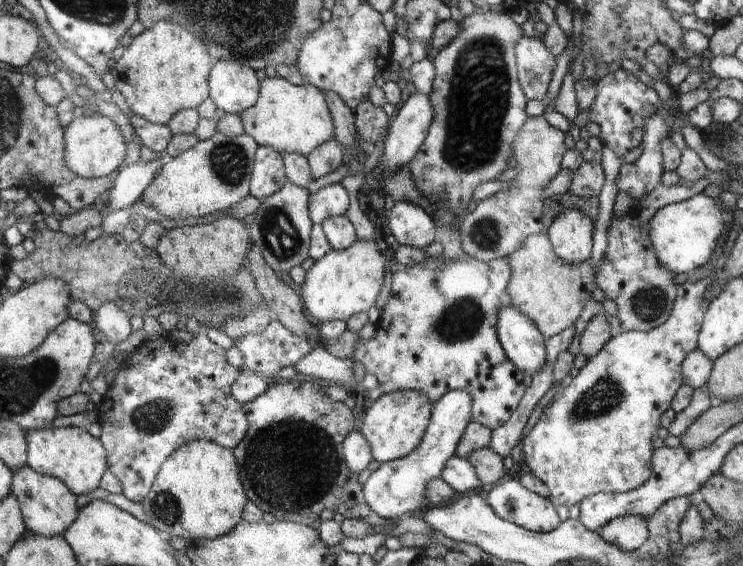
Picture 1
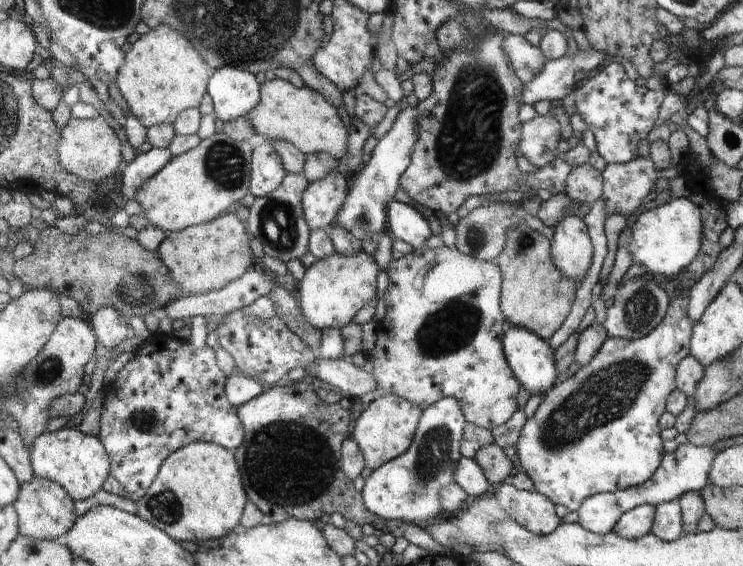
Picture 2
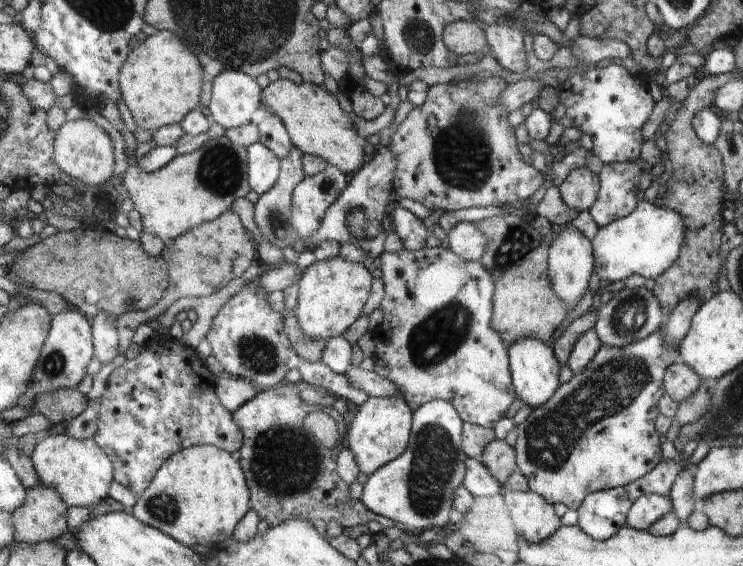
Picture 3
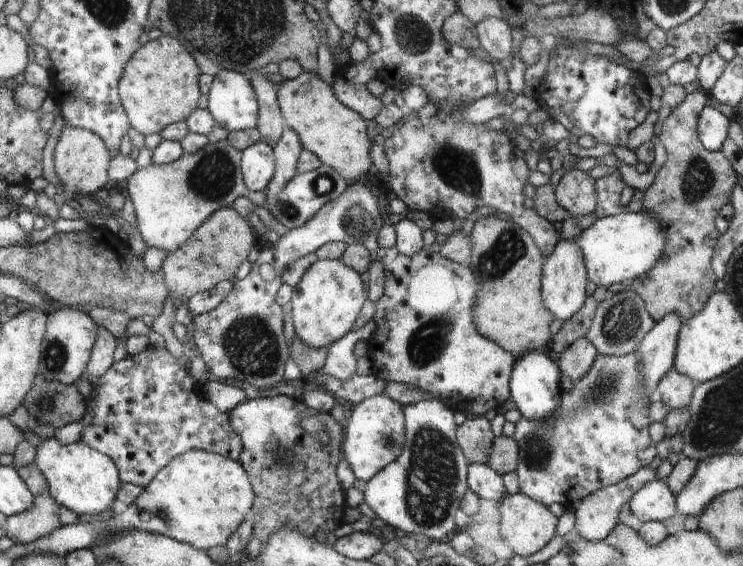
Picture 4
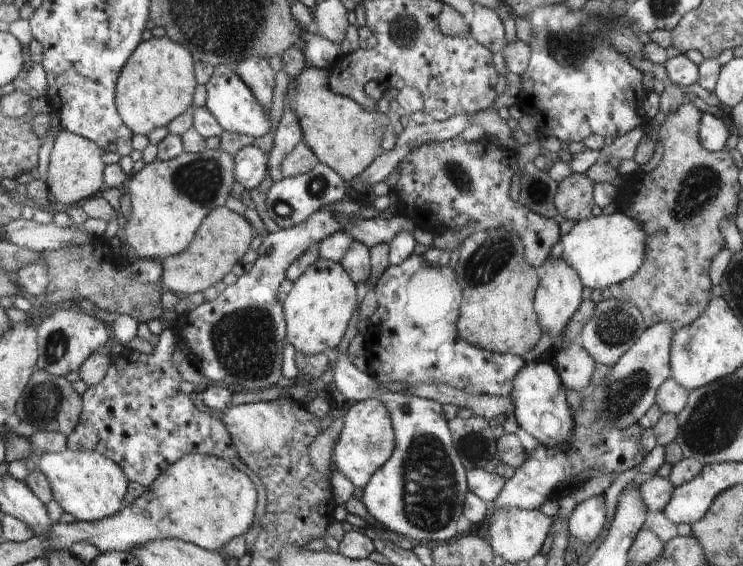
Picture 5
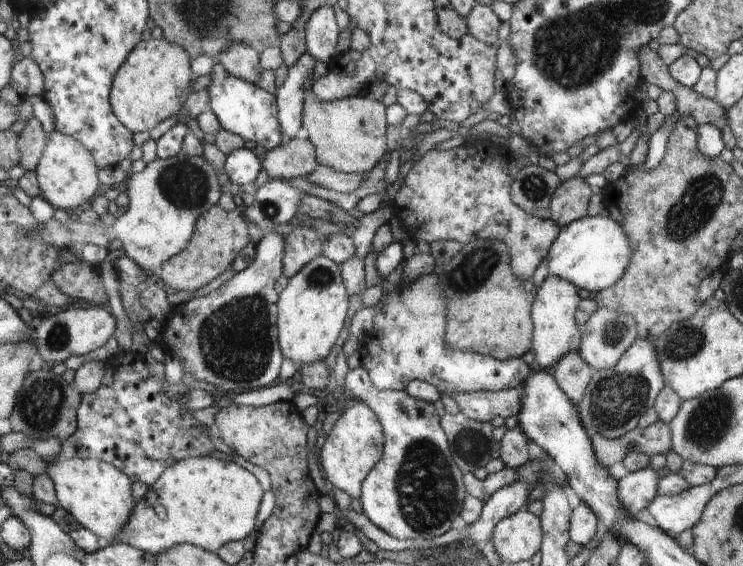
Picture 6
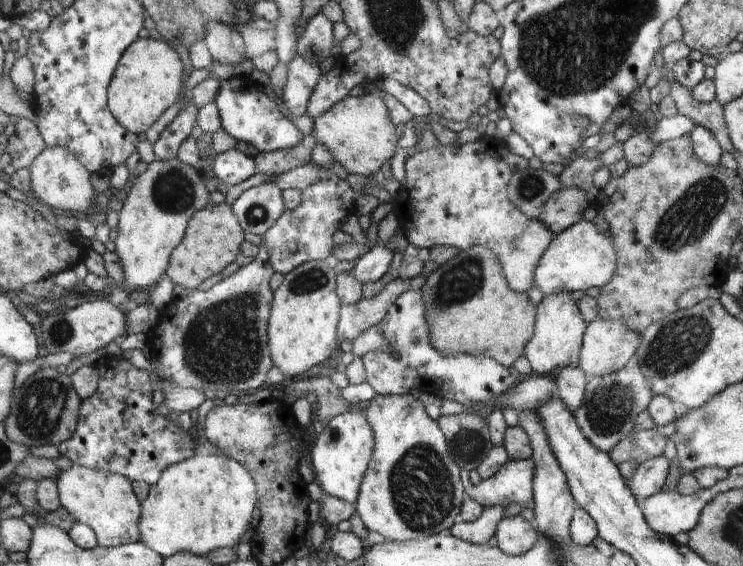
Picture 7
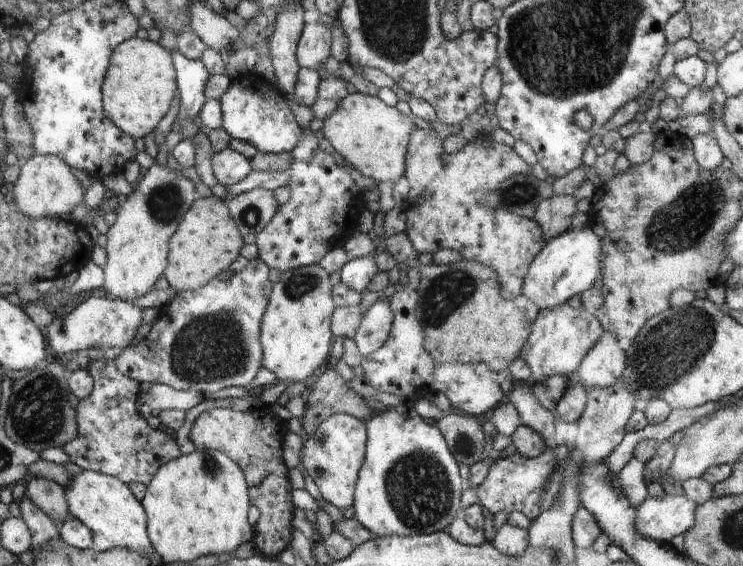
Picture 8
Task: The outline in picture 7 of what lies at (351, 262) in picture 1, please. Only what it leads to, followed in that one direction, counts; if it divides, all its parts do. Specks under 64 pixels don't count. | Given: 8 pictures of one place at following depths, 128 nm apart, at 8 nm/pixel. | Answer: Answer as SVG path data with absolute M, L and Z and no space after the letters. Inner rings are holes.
M312 260L297 266L282 278L275 292L268 325L272 362L284 376L300 376L330 358L336 350L336 324L340 322L342 299L336 294L338 276L327 260Z

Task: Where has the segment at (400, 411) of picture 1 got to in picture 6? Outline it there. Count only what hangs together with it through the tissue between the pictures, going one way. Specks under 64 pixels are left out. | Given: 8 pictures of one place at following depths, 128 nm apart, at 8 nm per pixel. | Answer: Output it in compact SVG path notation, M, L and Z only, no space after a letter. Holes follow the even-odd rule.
M366 403L354 404L341 414L330 434L321 438L317 451L320 455L320 468L324 470L329 488L338 488L351 499L359 498L364 478L376 466L384 452L382 424Z

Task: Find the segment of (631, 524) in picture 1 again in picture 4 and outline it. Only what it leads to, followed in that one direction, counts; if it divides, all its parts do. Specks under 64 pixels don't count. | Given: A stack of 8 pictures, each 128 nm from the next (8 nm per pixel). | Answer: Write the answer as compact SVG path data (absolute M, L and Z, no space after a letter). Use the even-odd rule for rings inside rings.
M664 480L648 482L628 503L630 512L642 522L667 520L677 512L675 494Z

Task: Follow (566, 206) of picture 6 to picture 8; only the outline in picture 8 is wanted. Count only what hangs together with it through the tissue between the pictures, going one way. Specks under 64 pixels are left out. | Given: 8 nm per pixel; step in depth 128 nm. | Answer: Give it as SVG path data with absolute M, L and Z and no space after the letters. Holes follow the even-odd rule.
M553 195L549 199L540 202L536 207L535 221L539 223L540 230L547 239L559 237L570 228L572 216L576 214L575 196Z

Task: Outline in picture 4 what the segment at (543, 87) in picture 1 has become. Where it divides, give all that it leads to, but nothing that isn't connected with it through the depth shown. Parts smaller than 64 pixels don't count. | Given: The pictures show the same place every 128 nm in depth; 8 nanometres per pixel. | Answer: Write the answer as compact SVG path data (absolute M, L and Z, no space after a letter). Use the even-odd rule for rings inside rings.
M486 18L475 24L480 47L484 48L494 60L507 60L512 53L512 28L502 19Z

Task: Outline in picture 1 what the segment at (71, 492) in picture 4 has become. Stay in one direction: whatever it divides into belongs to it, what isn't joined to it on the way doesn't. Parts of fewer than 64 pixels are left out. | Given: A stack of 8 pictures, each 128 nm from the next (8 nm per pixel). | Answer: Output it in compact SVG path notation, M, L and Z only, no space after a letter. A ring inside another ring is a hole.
M48 426L36 429L27 436L27 466L35 472L58 478L76 497L86 495L100 488L100 480L108 470L107 452L102 442L90 436L86 429L55 428Z

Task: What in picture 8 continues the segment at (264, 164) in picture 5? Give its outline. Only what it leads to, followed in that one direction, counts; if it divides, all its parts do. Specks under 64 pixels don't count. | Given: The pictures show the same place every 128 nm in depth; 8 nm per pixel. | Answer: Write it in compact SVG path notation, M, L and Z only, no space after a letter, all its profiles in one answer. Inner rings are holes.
M230 147L223 148L212 158L215 179L226 187L244 181L246 175L253 169L250 160Z

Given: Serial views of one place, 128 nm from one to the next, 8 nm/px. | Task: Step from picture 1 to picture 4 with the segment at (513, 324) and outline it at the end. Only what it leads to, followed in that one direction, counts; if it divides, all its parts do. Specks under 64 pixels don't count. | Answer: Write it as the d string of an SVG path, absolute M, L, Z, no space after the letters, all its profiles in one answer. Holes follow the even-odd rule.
M524 352L515 362L511 378L512 400L518 412L528 420L544 420L560 405L560 372L558 366L544 352Z

